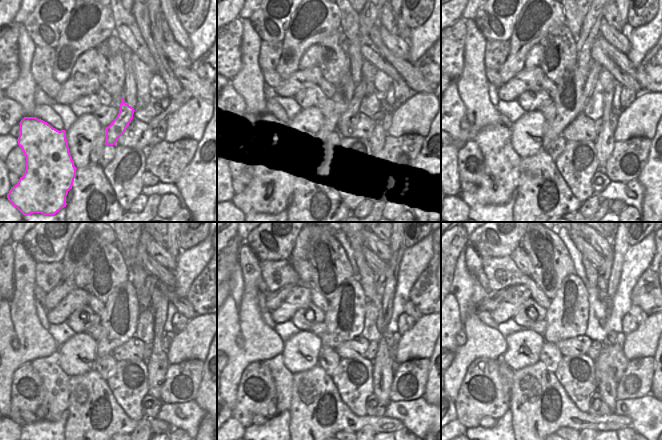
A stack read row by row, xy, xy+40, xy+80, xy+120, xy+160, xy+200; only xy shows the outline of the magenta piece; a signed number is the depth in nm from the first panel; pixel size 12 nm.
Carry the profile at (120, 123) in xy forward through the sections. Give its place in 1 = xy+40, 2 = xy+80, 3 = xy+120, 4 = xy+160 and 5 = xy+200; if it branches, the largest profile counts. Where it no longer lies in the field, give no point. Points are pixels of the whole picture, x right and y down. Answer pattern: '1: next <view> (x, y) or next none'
1: next xy+40 (353, 109)
2: next xy+80 (591, 83)
3: next xy+120 (145, 283)
4: next xy+160 (369, 280)
5: next xy+200 (592, 273)

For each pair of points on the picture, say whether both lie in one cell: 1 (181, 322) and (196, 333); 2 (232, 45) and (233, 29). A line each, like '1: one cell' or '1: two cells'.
1: two cells
2: one cell

